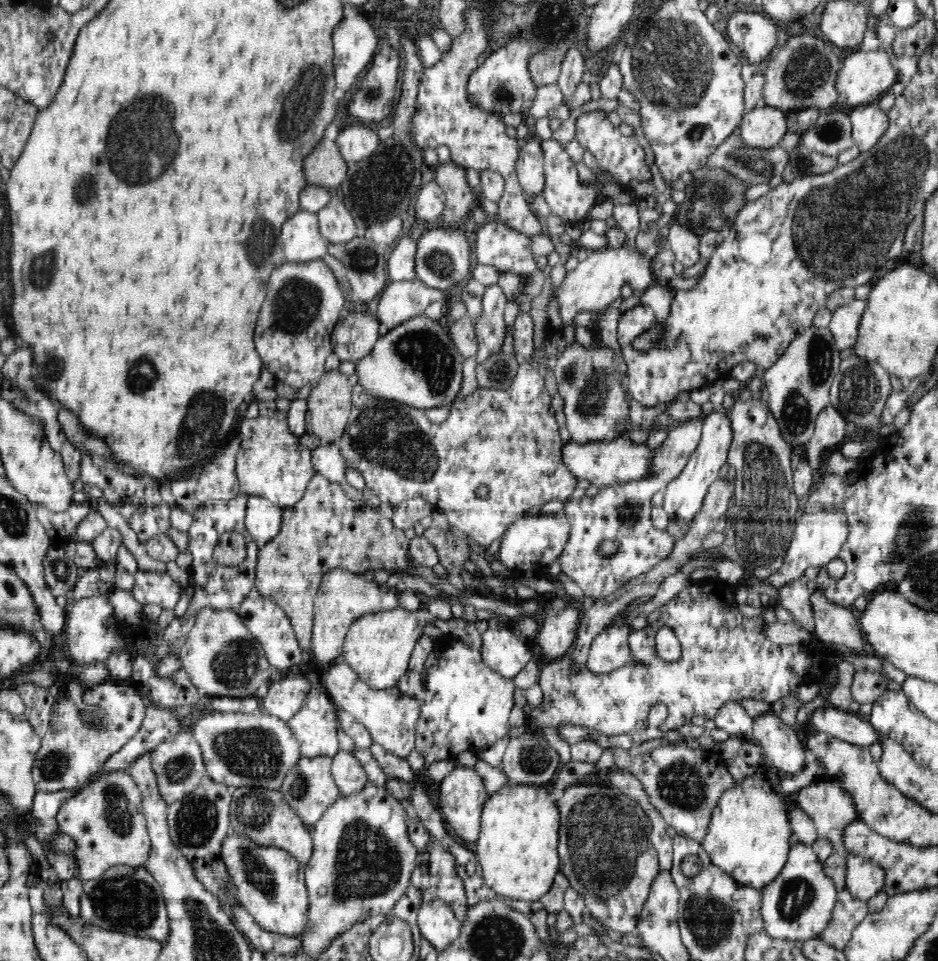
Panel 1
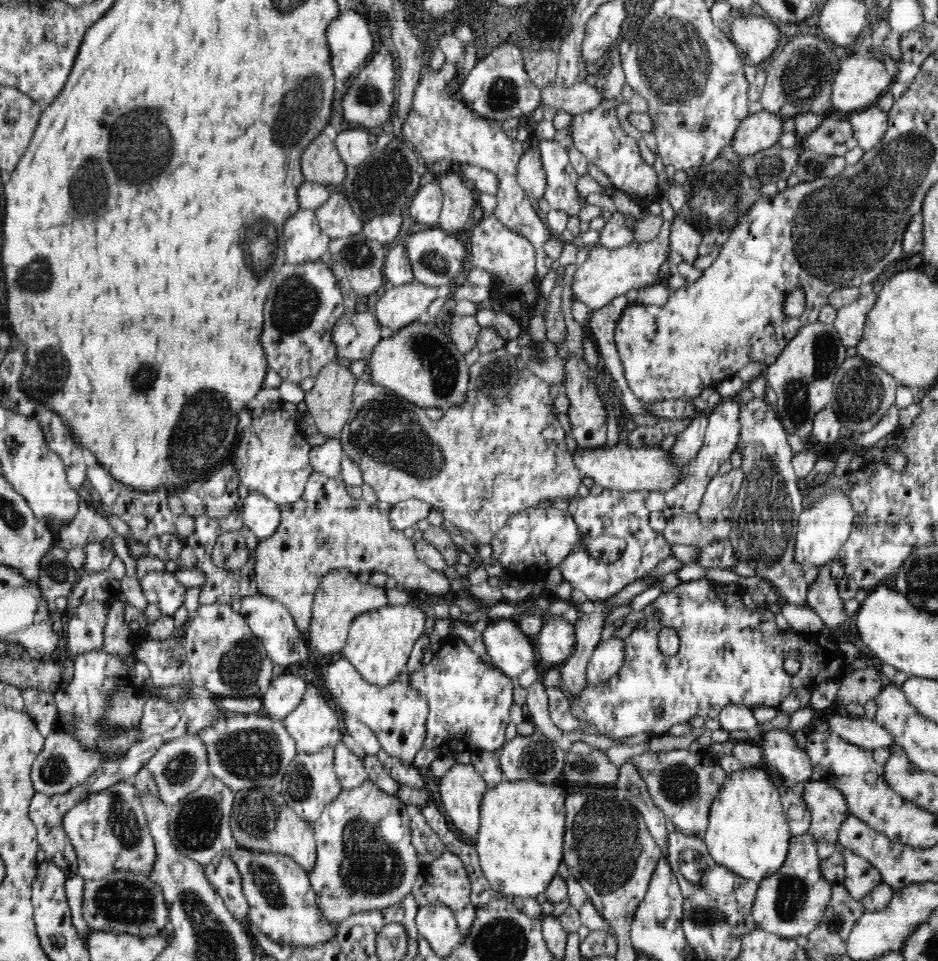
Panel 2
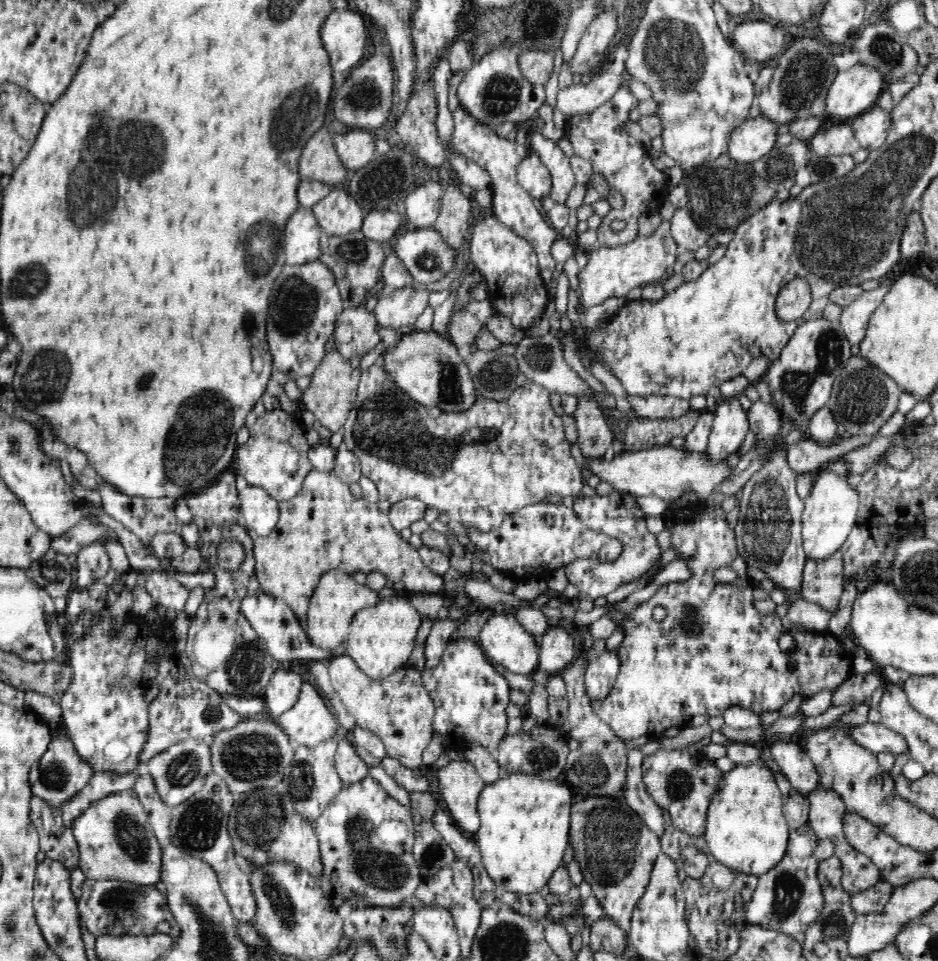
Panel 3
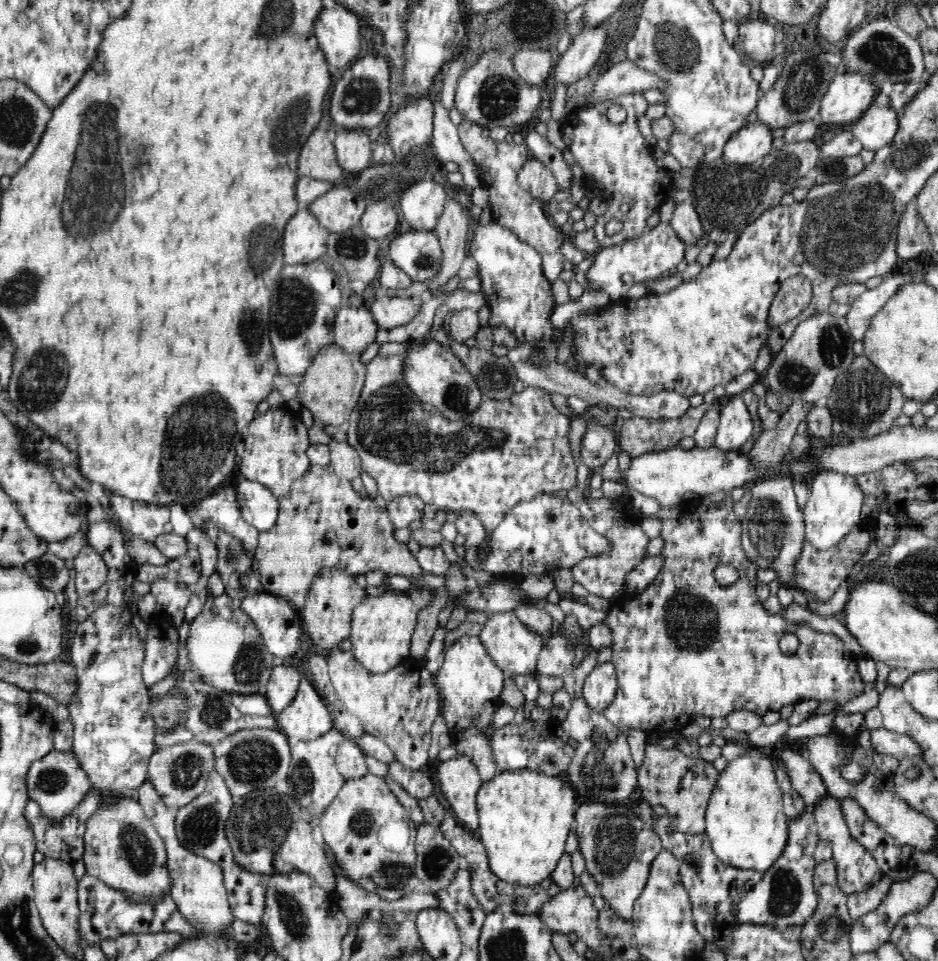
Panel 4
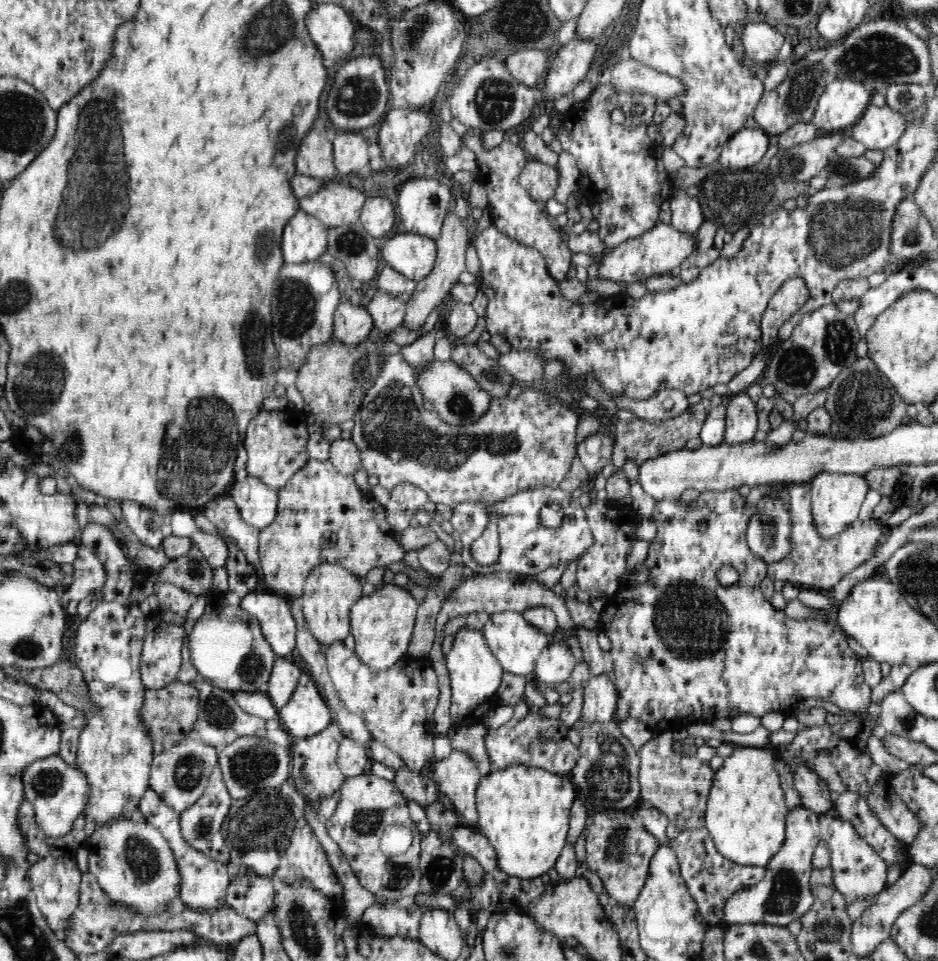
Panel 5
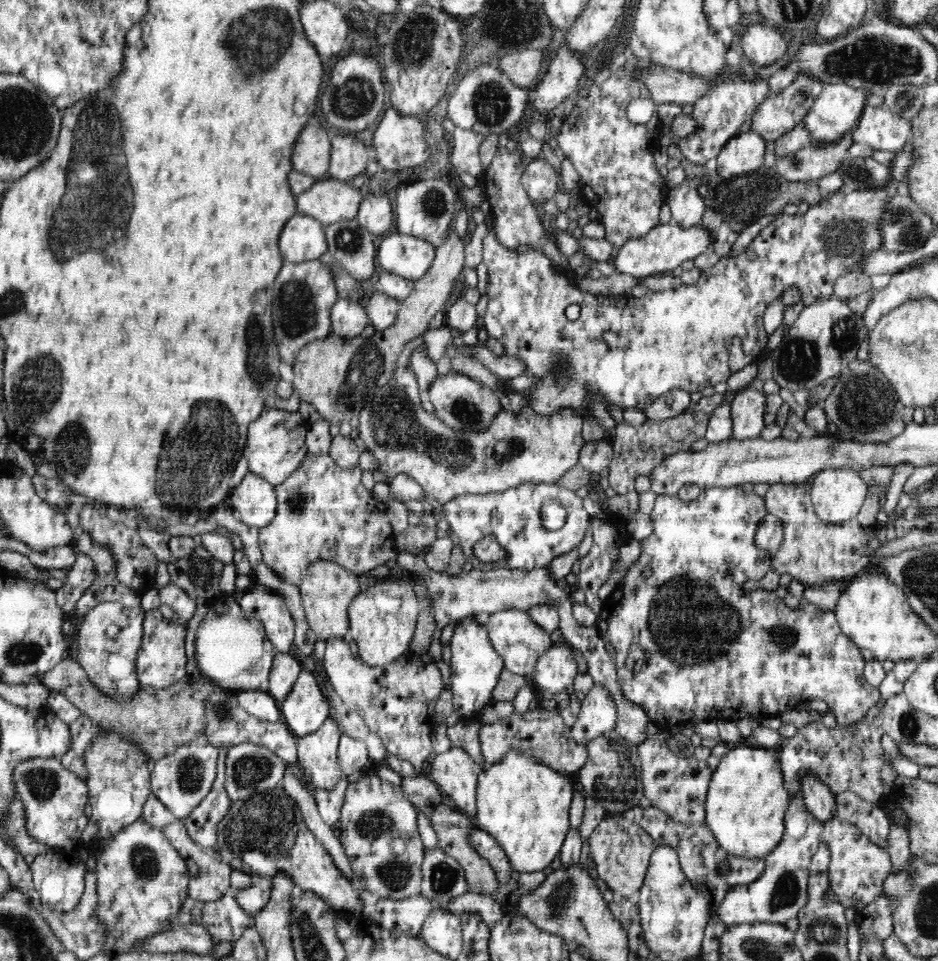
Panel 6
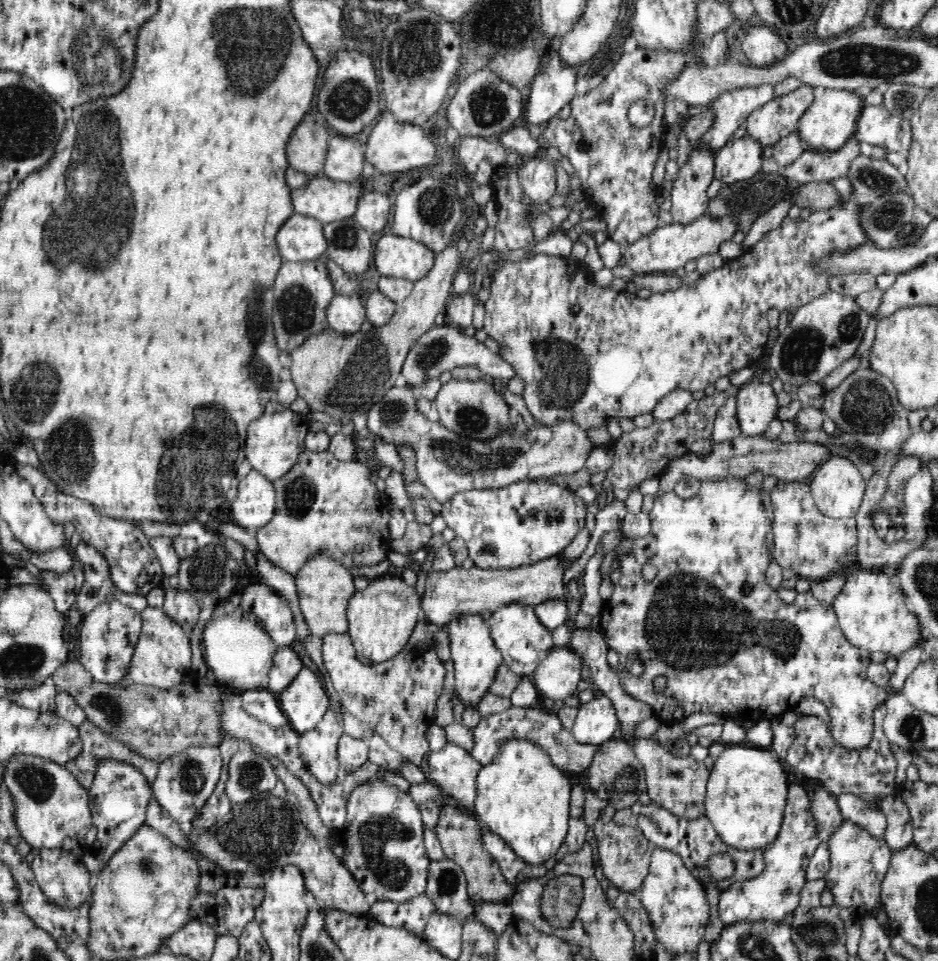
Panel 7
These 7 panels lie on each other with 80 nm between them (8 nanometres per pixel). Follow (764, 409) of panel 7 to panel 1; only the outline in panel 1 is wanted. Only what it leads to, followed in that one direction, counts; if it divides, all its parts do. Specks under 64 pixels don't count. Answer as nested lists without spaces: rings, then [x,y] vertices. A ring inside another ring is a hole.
[[[726,394],[724,403],[719,410],[714,410],[710,415],[703,416],[704,426],[702,426],[700,444],[688,459],[684,470],[664,488],[664,511],[668,513],[669,520],[674,520],[678,526],[691,522],[702,509],[708,488],[719,478],[718,472],[727,462],[730,446],[734,440],[733,420],[730,419],[730,416],[733,414],[734,405],[737,404],[736,399],[735,394]]]

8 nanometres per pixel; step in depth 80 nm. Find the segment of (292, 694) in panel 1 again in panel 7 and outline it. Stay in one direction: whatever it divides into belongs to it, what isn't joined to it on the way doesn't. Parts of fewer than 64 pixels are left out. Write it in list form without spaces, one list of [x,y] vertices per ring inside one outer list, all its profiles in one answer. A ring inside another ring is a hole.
[[[280,647],[273,656],[269,672],[269,685],[266,690],[276,694],[284,690],[291,679],[303,667],[304,659],[299,657],[292,647]]]

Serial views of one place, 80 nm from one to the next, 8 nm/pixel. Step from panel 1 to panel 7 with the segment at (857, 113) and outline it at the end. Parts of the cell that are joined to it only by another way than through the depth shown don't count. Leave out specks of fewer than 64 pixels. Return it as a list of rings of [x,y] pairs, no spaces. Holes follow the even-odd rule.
[[[864,104],[854,137],[861,143],[868,142],[907,155],[912,142],[911,129],[911,122],[900,114],[889,112],[882,105]]]

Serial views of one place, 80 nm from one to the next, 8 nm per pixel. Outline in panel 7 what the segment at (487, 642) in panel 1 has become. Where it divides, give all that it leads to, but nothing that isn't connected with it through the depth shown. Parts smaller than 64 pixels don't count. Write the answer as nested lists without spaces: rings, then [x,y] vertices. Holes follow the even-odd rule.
[[[516,602],[507,603],[506,606],[494,610],[486,621],[491,637],[503,656],[503,662],[521,677],[531,677],[540,662],[555,649],[551,630],[541,623],[532,606]]]

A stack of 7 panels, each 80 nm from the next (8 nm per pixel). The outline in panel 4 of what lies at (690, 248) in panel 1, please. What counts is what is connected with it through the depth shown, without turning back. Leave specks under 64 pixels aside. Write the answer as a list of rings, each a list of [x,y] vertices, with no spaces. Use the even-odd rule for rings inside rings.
[[[691,200],[676,202],[670,223],[677,237],[681,238],[688,246],[696,244],[698,239],[704,236],[701,219]]]

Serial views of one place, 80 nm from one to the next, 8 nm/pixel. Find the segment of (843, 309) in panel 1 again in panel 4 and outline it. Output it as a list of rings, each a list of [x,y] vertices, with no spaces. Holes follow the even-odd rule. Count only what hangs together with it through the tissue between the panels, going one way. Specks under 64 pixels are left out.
[[[902,273],[902,276],[884,276],[879,286],[867,289],[857,296],[845,314],[850,334],[854,340],[863,340],[872,317],[888,302],[902,285],[909,284],[916,276]]]

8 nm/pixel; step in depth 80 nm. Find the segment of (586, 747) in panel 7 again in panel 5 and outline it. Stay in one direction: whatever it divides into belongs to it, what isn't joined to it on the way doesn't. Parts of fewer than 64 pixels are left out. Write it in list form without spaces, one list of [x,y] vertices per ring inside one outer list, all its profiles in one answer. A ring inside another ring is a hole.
[[[531,709],[522,720],[516,721],[512,718],[496,730],[487,729],[484,741],[486,741],[491,768],[494,770],[523,762],[529,766],[542,767],[556,775],[567,776],[580,758],[579,747],[570,742],[568,731],[569,727],[560,718],[544,719],[541,715],[539,716],[536,709]]]

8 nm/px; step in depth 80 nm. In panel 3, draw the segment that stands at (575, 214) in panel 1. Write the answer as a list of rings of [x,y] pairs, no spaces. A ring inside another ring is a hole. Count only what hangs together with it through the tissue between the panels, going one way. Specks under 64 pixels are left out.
[[[540,132],[532,133],[527,136],[529,150],[534,152],[535,156],[546,165],[550,171],[552,190],[550,190],[550,199],[555,204],[566,204],[571,189],[576,181],[574,173],[570,168],[570,159],[560,149],[556,141],[544,138]]]

